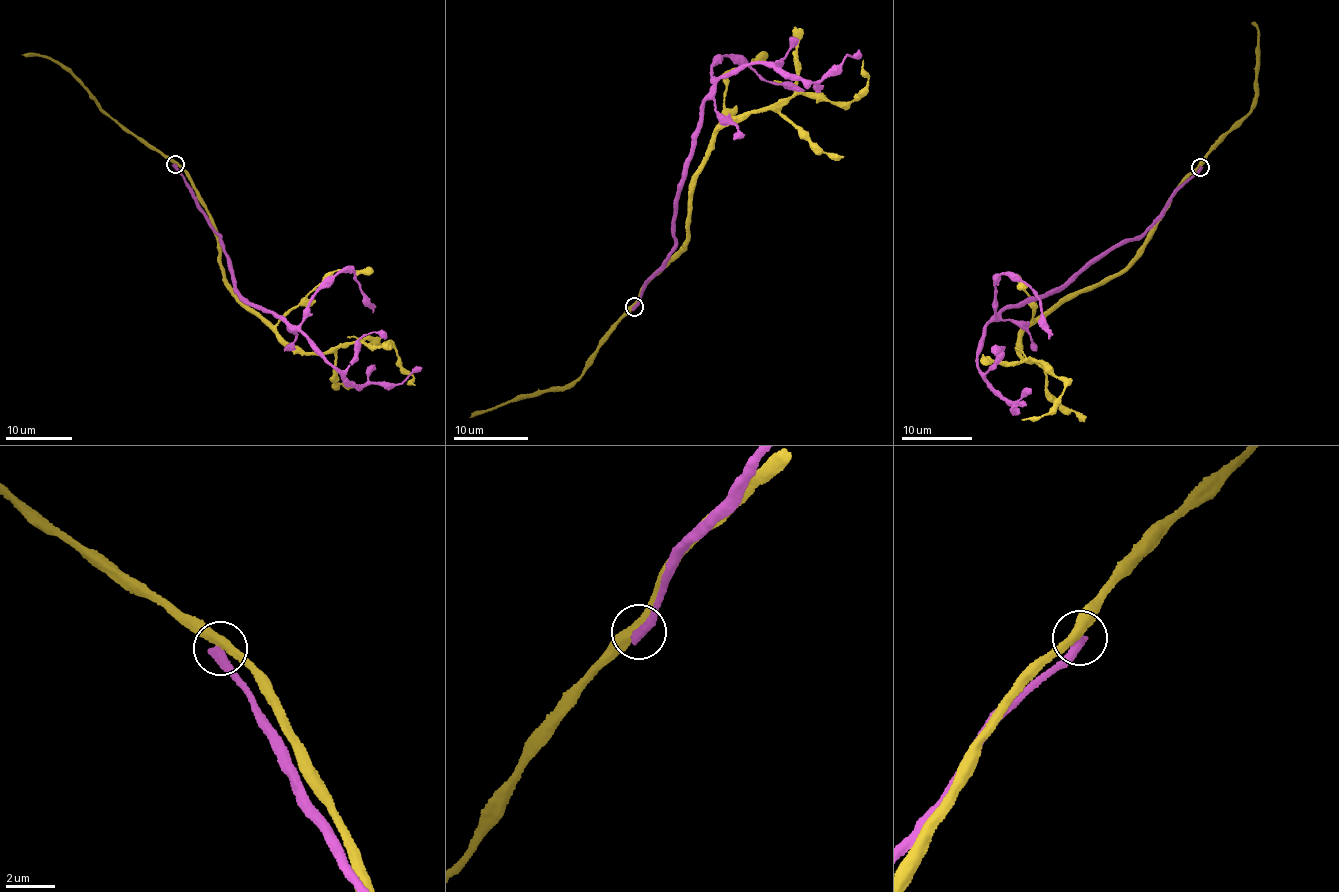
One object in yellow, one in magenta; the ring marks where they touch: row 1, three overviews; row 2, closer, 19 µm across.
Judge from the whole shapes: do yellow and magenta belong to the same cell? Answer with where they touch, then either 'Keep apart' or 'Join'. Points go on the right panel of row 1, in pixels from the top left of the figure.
Place: (1200, 167). Keep apart

